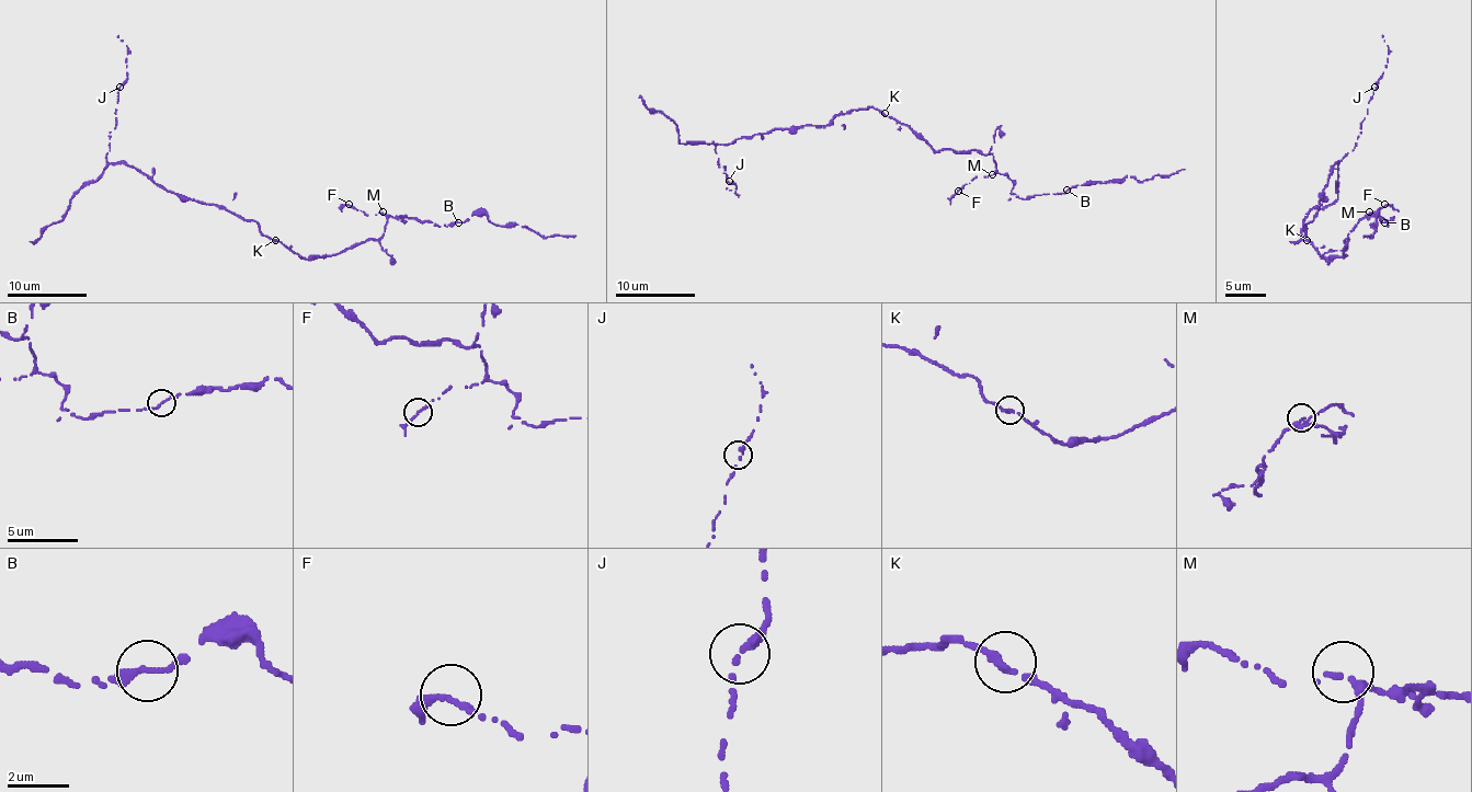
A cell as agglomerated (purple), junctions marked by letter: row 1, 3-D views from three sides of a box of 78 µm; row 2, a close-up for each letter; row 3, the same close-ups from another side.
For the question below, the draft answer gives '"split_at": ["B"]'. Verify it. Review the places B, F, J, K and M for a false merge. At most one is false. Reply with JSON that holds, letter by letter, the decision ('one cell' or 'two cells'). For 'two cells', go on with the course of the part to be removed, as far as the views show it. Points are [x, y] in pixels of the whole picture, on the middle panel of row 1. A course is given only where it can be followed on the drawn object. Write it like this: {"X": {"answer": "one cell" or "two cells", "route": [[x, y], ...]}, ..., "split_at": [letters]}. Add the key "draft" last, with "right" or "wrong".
{"B": {"answer": "one cell"}, "F": {"answer": "one cell"}, "J": {"answer": "one cell"}, "K": {"answer": "one cell"}, "M": {"answer": "one cell"}, "split_at": [], "draft": "wrong"}

